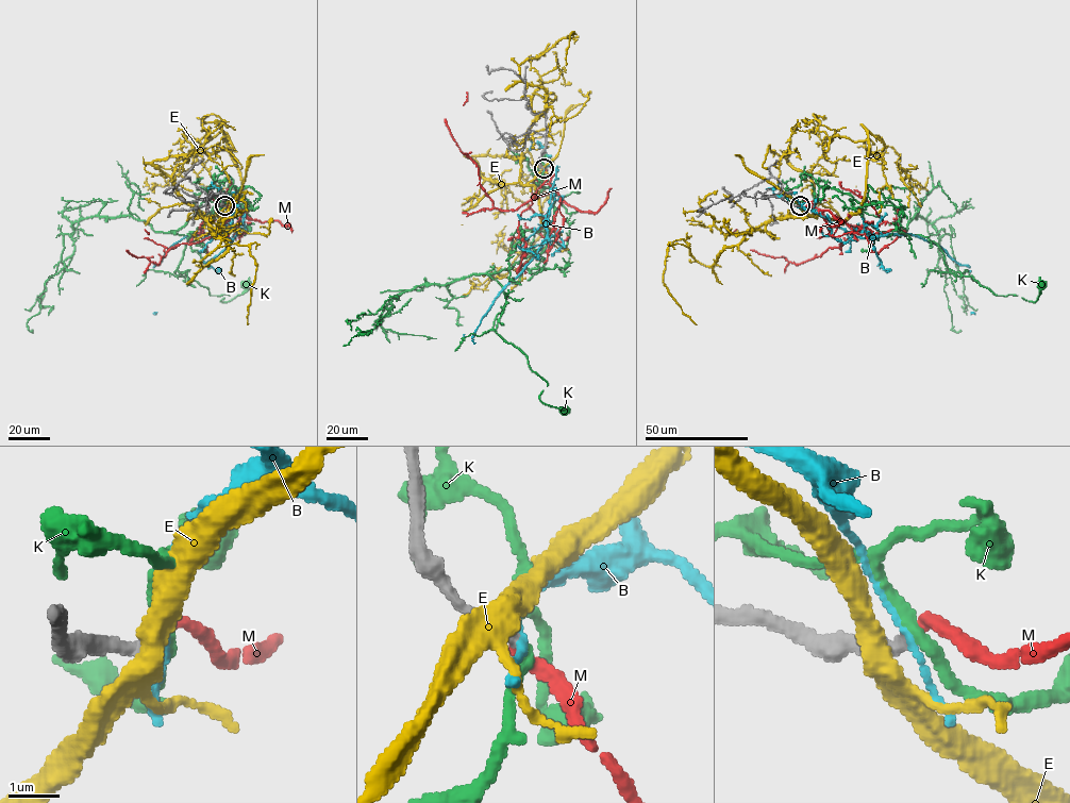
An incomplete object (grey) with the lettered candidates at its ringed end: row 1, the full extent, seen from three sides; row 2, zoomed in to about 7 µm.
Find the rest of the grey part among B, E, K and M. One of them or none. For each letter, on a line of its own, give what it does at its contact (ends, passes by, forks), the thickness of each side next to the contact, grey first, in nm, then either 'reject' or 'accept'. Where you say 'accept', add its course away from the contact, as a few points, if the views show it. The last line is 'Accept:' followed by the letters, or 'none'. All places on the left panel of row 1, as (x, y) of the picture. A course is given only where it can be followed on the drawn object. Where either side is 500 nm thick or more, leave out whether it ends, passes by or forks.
B: it passes by; calibres 240 and 110 nm; reject
E: it forks; calibres 320 and 400 nm; reject
K: it passes by; calibres 240 and 240 nm; reject
M: it ends; calibres 240 and 240 nm; accept; course (226, 205), (231, 204), (235, 212), (214, 233), (171, 248), (160, 264), (127, 250), (145, 231), (148, 233)
Accept: M

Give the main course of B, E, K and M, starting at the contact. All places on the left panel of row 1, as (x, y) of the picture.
B: (226, 205), (231, 200), (237, 206), (229, 237), (190, 234), (146, 271), (155, 314)
E: (224, 206), (202, 216), (228, 250), (201, 266), (217, 248), (248, 247), (256, 266), (248, 324)
K: (226, 205), (234, 186), (170, 233), (187, 238), (174, 272), (222, 302), (248, 285)
M: (226, 205), (231, 204), (235, 212), (214, 233), (171, 248), (160, 264), (127, 250), (145, 231), (148, 233)

